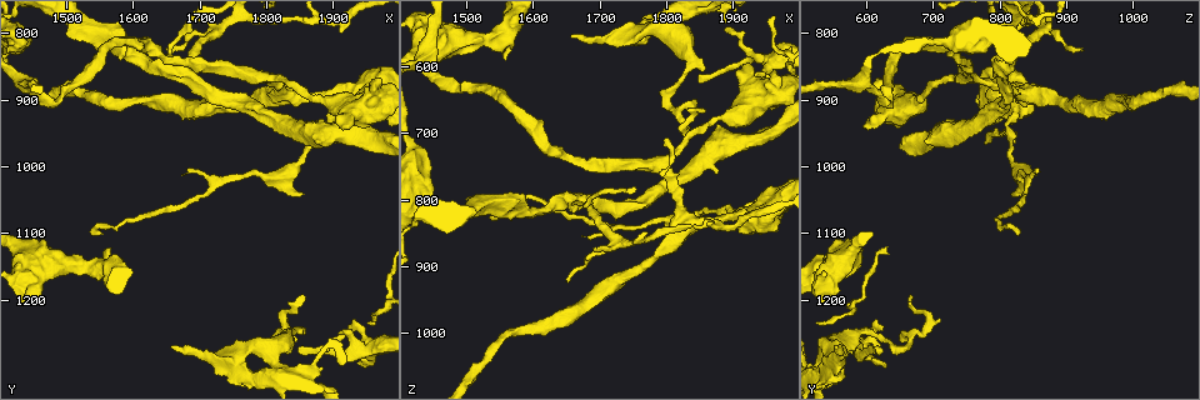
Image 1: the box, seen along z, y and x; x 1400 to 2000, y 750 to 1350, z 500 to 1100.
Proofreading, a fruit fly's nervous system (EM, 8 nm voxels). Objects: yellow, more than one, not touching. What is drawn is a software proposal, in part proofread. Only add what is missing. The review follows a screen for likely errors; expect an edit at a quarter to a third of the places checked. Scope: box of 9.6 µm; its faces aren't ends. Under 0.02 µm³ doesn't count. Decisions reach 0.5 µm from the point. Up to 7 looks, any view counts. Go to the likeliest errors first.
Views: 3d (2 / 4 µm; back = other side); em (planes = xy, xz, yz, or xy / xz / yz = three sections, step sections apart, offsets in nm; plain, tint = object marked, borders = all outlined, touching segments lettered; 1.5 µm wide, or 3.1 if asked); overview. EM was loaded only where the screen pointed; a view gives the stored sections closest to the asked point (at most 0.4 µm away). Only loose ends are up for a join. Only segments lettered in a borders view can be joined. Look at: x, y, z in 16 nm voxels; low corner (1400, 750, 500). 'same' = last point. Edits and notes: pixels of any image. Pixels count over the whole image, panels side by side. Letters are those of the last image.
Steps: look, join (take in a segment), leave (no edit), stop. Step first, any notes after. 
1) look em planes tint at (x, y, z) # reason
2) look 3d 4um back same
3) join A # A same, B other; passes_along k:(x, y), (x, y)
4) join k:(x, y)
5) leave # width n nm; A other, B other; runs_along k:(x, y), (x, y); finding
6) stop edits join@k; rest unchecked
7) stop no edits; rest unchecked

look 3d 2um at (1555, 1125, 585) # free end

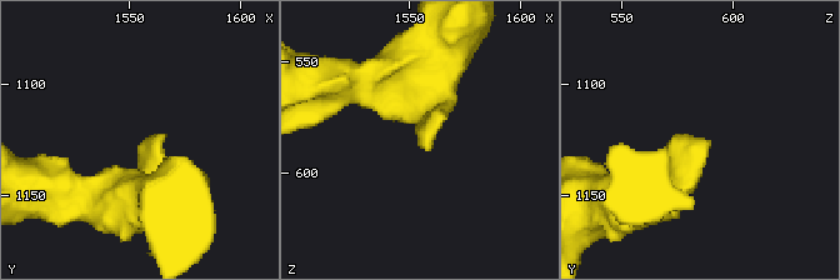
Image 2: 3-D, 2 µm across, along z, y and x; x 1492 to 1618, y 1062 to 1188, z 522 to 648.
look em yz step 8 tint at (1557, 1126, 588)

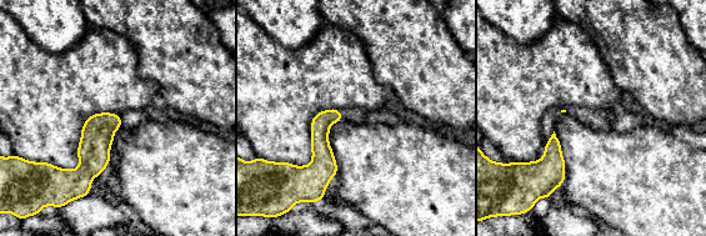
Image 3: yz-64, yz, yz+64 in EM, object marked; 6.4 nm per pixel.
look em planes borders same

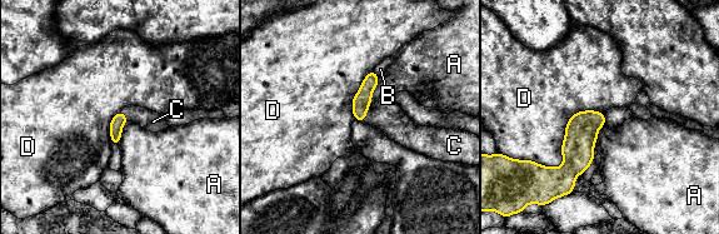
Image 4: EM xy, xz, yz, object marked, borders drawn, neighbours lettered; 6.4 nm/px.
join C # longest_contact D 550 nm; A other, B other, C same, D other; it goes on there

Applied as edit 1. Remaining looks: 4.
look overview # see it whole again

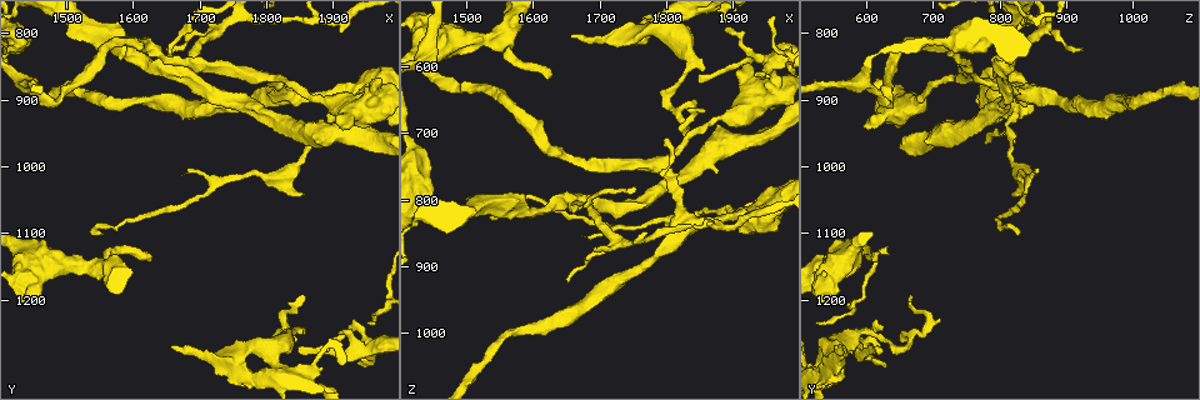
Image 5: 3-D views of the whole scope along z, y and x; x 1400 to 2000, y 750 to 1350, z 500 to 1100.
look 3d 4um at (1965, 880, 610) # stops while still wide

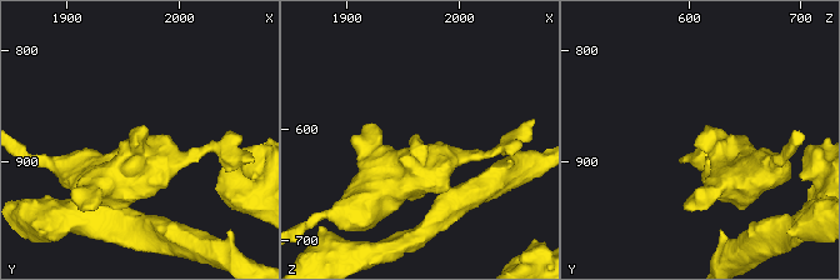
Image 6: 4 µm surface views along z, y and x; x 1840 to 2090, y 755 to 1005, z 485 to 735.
look em yz step 4 borders at (1958, 880, 606)

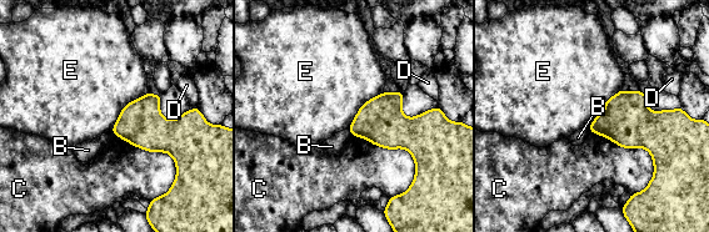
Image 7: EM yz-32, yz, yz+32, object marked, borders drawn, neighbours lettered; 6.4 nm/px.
look em xz step 8 borders same

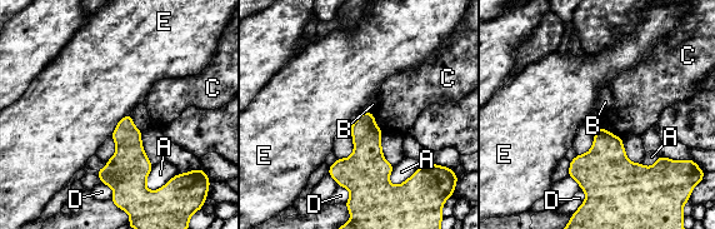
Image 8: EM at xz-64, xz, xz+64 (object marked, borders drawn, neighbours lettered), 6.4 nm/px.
leave # A other, B other, C other, D other, E other; border 8:(129, 114), (118, 123), (110, 137); none of them fits

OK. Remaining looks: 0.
stop edits join@4; rest unchecked

